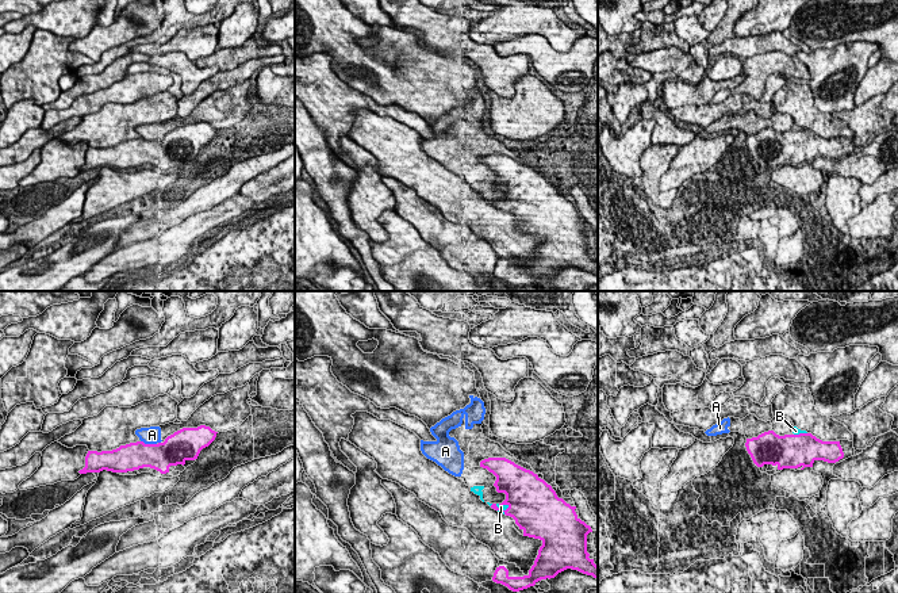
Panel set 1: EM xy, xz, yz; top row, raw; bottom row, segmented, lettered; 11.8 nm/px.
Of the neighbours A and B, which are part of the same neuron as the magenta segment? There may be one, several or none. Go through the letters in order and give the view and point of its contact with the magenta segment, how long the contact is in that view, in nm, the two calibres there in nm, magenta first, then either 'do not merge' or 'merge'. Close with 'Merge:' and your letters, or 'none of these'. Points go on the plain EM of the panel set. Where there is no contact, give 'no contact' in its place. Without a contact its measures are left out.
A: meets magenta in xy at (149, 141); contact 200 nm long; 320 nm thick on the magenta side, 200 nm on the other; do not merge
B: meets magenta in xz at (502, 201); contact 180 nm long; 380 nm thick on the magenta side, 60 nm on the other; do not merge
Merge: none of these

